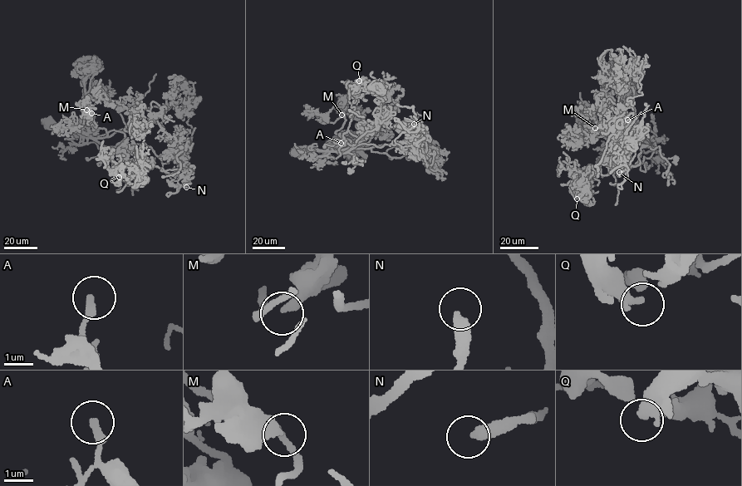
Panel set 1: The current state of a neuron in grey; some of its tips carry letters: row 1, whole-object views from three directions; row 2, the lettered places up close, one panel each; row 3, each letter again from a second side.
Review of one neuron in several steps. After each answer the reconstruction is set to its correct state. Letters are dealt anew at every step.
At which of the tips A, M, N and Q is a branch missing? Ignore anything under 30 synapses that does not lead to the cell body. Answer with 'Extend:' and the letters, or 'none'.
Extend: N

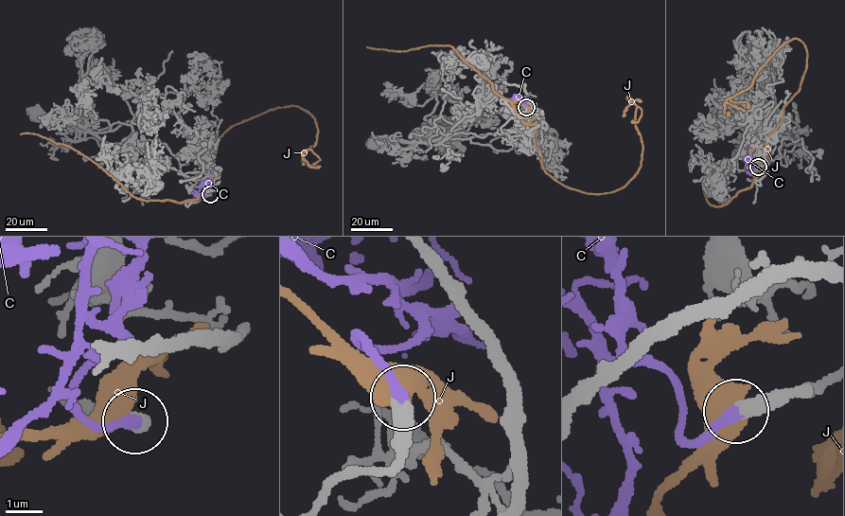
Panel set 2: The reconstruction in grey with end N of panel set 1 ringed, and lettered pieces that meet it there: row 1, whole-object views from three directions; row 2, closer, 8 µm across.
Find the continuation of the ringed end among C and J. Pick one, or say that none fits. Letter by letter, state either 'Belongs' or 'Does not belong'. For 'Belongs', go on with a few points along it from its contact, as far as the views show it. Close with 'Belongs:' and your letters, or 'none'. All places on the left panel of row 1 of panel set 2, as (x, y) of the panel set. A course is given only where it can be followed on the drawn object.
C: Belongs. Its course: (210, 195), (206, 194), (208, 189), (202, 196), (197, 195), (194, 190)
J: Does not belong
Belongs: C

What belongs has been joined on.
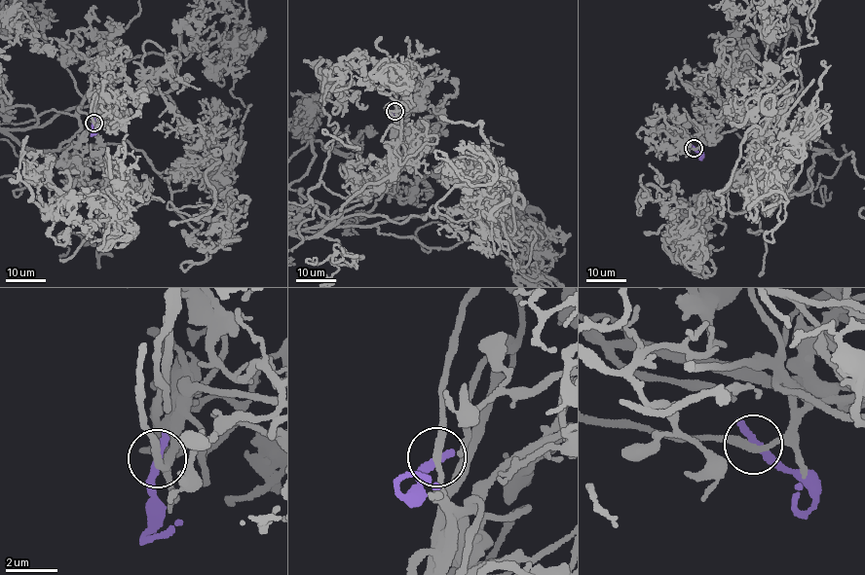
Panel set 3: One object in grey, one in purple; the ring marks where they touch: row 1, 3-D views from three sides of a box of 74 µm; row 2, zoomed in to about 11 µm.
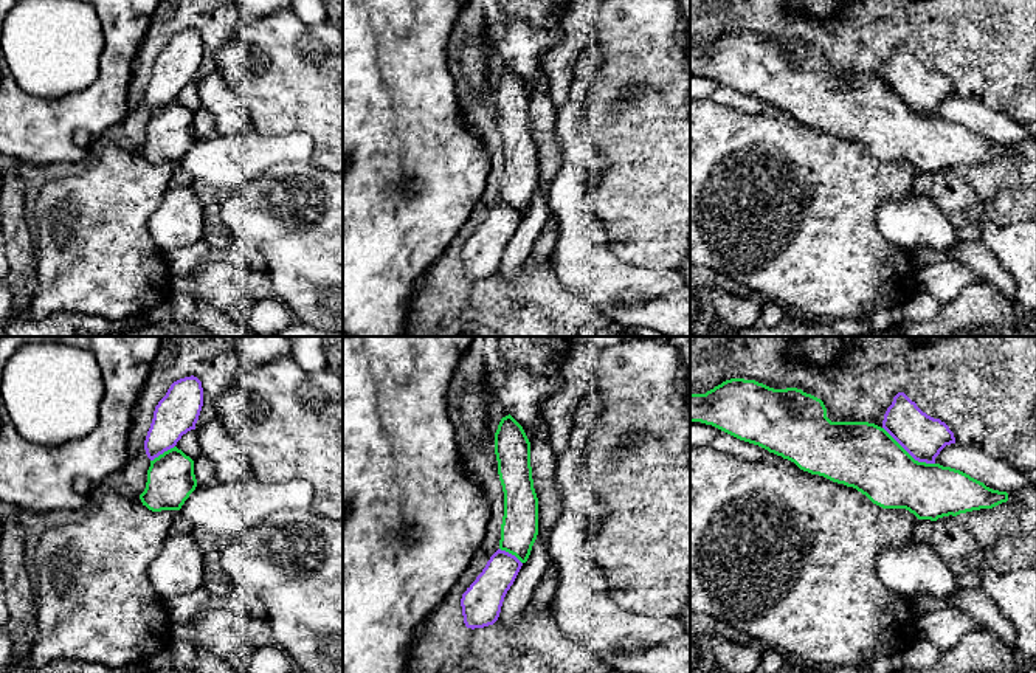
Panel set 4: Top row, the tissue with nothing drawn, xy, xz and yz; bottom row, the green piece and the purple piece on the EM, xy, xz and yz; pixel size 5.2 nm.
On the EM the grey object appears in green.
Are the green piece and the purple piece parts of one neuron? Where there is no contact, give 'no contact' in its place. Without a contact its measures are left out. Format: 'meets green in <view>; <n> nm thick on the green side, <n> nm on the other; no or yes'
meets green in yz; 340 nm thick on the green side, 220 nm on the other; yes

